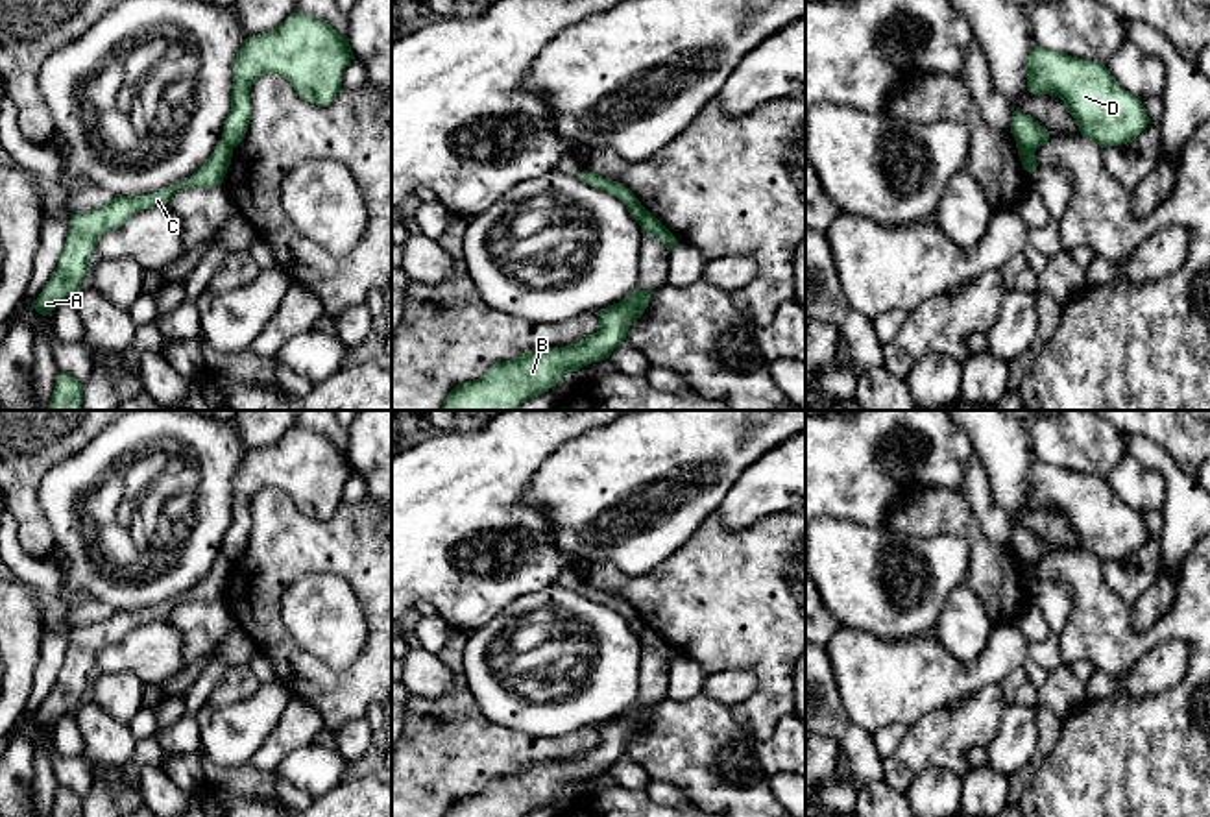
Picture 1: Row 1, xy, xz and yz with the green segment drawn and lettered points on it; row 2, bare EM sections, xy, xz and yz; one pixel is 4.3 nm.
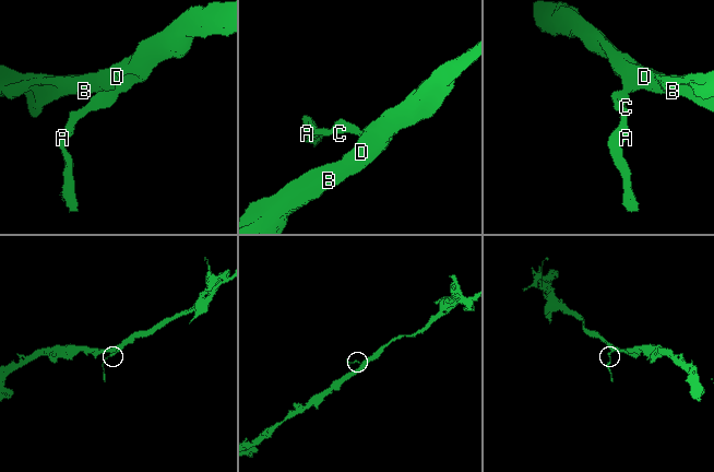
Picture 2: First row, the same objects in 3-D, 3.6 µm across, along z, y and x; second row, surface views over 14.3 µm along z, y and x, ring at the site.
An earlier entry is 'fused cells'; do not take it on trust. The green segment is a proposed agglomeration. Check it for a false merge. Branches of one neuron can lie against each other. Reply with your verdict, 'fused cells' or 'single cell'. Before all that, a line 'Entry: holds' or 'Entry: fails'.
Entry: holds
fused cells

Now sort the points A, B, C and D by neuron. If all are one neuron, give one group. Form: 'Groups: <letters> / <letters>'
Groups: A C / B D

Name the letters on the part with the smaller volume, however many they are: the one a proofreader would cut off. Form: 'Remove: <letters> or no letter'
Remove: A, C

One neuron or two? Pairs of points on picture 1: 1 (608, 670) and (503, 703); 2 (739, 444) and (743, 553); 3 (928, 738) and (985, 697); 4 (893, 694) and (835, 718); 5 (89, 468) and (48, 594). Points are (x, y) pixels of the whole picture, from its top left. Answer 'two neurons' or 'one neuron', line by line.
1: one neuron
2: two neurons
3: one neuron
4: two neurons
5: two neurons

